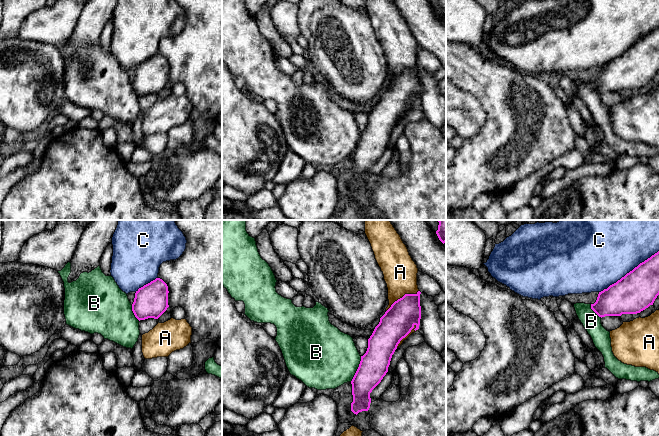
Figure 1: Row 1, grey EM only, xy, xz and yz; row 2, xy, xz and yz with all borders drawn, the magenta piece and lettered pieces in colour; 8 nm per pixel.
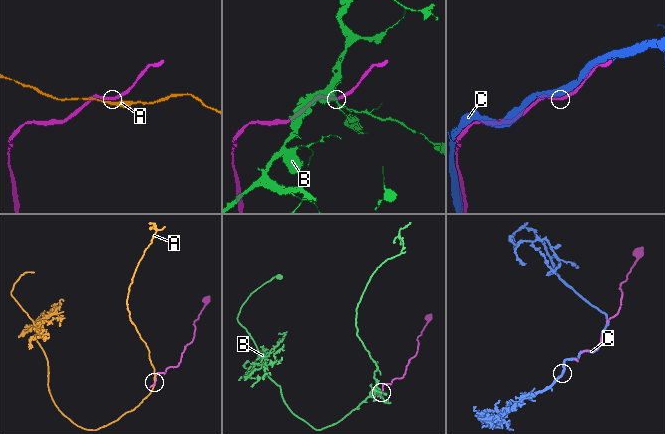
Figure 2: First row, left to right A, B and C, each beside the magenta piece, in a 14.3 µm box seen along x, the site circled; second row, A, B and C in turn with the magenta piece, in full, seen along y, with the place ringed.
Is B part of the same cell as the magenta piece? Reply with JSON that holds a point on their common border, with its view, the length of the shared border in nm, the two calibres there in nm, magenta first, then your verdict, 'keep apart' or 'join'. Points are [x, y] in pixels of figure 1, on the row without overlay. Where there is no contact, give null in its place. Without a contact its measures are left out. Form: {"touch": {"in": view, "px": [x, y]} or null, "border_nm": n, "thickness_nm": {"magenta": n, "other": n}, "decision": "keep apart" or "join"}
{"touch": {"in": "xz", "px": [357, 145]}, "border_nm": 220, "thickness_nm": {"magenta": 220, "other": 480}, "decision": "keep apart"}

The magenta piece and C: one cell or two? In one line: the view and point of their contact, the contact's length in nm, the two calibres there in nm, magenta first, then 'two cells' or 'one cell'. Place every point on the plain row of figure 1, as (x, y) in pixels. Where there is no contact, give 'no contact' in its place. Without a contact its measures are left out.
yz (629, 48) | 600 nm | 320/480 nm | one cell

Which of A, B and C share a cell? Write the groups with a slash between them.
A / B / C

